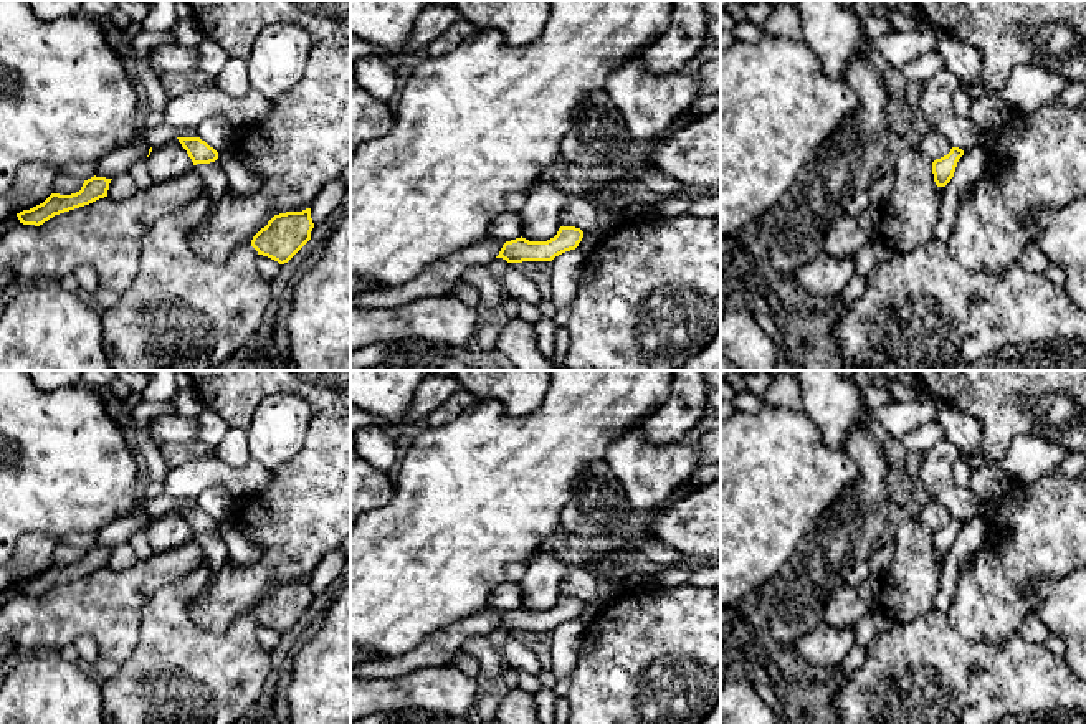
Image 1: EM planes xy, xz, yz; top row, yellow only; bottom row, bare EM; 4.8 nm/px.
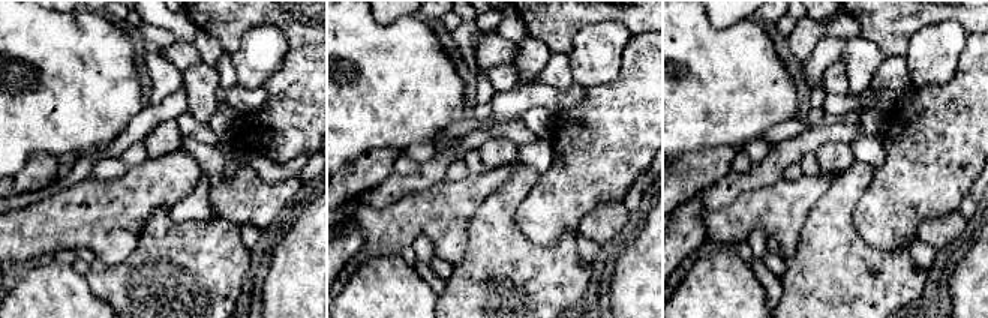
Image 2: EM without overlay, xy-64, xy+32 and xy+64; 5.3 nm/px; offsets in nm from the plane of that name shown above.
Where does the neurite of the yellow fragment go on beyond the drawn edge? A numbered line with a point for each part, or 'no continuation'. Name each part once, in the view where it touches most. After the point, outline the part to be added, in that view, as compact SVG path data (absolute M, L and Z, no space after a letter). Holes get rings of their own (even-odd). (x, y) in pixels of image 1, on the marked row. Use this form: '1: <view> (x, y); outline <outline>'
no continuation

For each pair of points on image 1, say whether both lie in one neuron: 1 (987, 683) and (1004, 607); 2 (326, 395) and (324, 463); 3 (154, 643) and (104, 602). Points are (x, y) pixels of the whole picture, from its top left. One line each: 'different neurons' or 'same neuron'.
1: different neurons
2: different neurons
3: different neurons

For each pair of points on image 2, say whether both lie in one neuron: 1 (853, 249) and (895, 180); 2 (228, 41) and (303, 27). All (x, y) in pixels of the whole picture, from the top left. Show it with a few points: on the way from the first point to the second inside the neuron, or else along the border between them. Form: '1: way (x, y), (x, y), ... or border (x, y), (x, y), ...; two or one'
1: border (856, 203), (856, 231), (874, 246), (894, 249); two
2: way (245, 21), (251, 15), (284, 15); one

